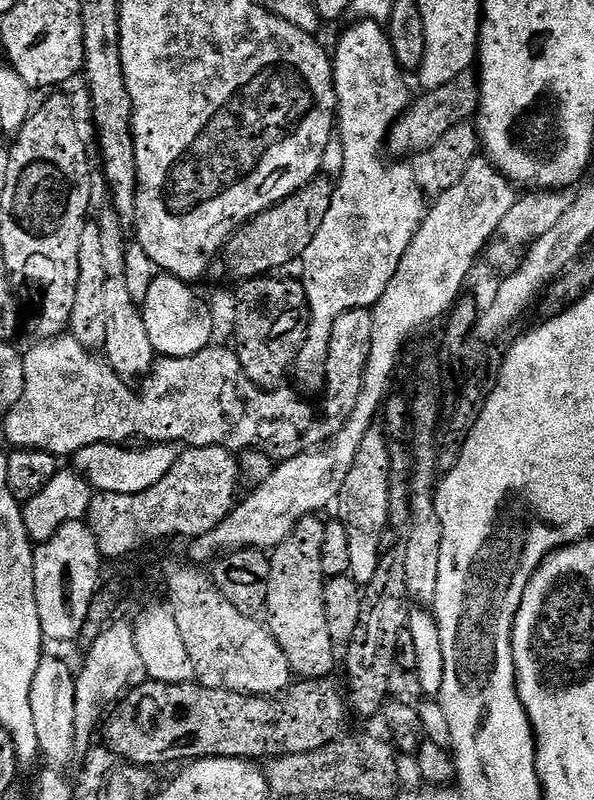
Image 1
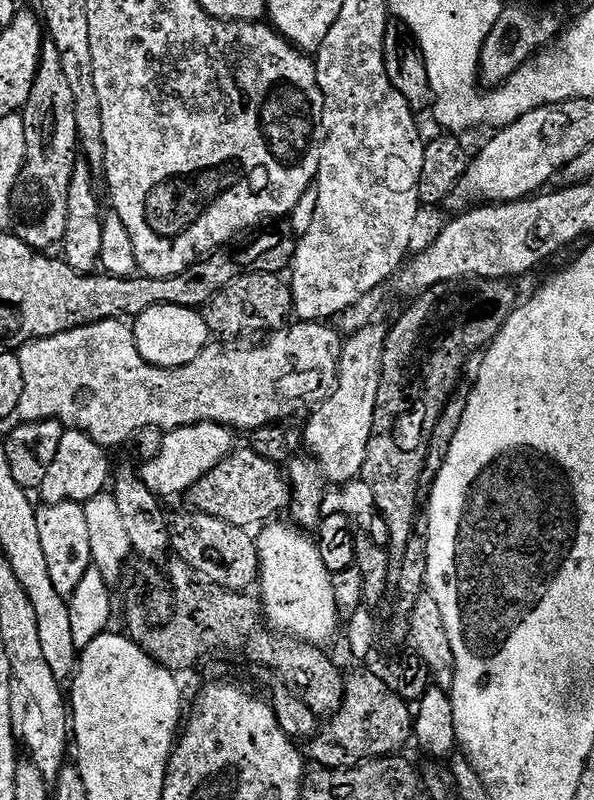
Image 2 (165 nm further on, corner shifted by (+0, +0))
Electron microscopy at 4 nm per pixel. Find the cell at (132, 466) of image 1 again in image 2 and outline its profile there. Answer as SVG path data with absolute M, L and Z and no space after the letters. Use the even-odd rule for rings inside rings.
M205 420L201 424L171 429L165 435L160 453L153 460L143 461L141 468L144 469L139 469L139 478L158 498L176 496L179 492L187 493L211 468L233 451L232 436L233 429Z

